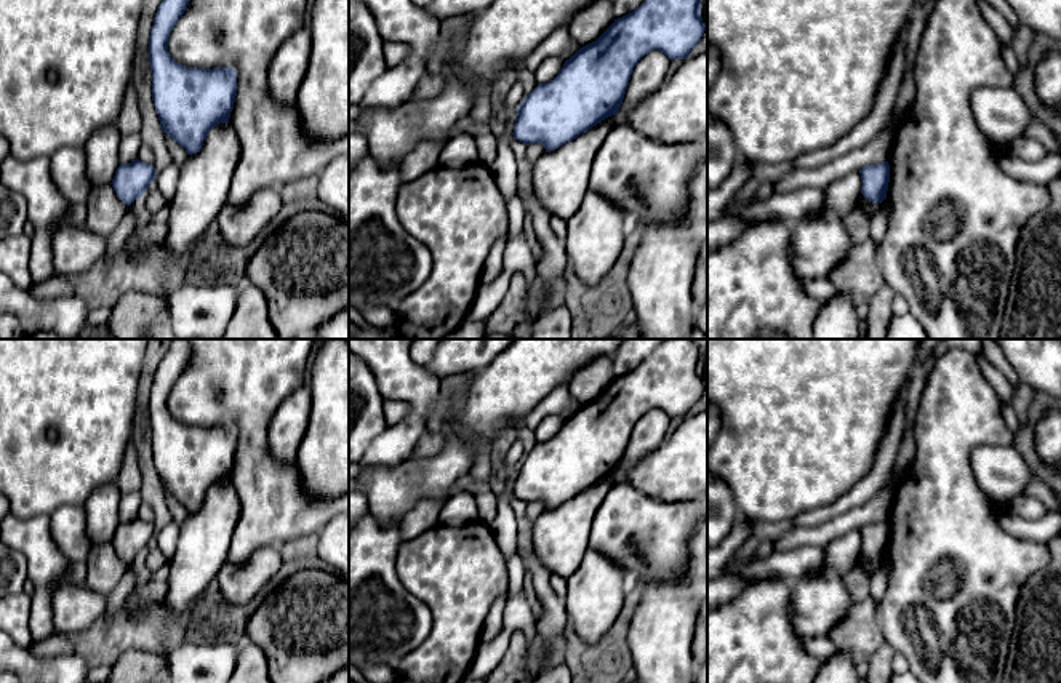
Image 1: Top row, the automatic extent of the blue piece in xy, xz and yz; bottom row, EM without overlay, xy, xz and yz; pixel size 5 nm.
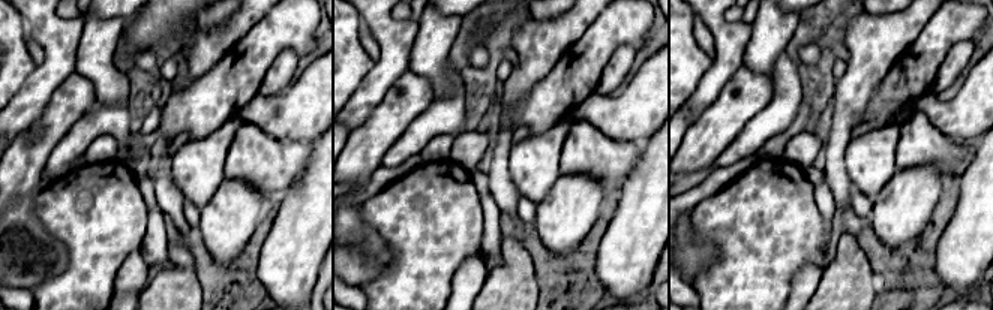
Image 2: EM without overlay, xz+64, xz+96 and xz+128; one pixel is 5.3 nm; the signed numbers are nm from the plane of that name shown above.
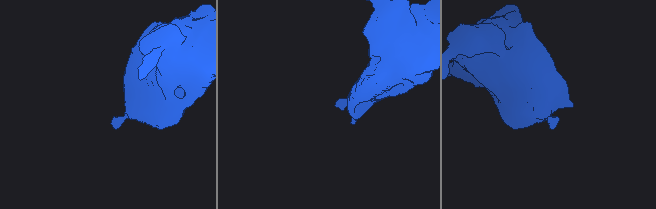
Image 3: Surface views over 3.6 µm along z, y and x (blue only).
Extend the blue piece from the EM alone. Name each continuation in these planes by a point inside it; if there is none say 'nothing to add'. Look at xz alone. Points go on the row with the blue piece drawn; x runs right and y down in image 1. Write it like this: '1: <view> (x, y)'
nothing to add

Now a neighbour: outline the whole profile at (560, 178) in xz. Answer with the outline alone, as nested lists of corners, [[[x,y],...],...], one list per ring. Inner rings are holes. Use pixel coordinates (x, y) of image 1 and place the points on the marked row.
[[[611,115],[533,163],[533,192],[551,216],[568,221],[579,210],[594,158],[616,123],[618,115]]]

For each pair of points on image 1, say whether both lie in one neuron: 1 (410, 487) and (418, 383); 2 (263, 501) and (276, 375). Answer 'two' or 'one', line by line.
1: two
2: one

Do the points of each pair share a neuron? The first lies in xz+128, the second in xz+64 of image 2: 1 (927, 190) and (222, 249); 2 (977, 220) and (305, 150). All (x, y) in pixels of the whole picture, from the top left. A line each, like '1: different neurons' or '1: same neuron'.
1: same neuron
2: different neurons

